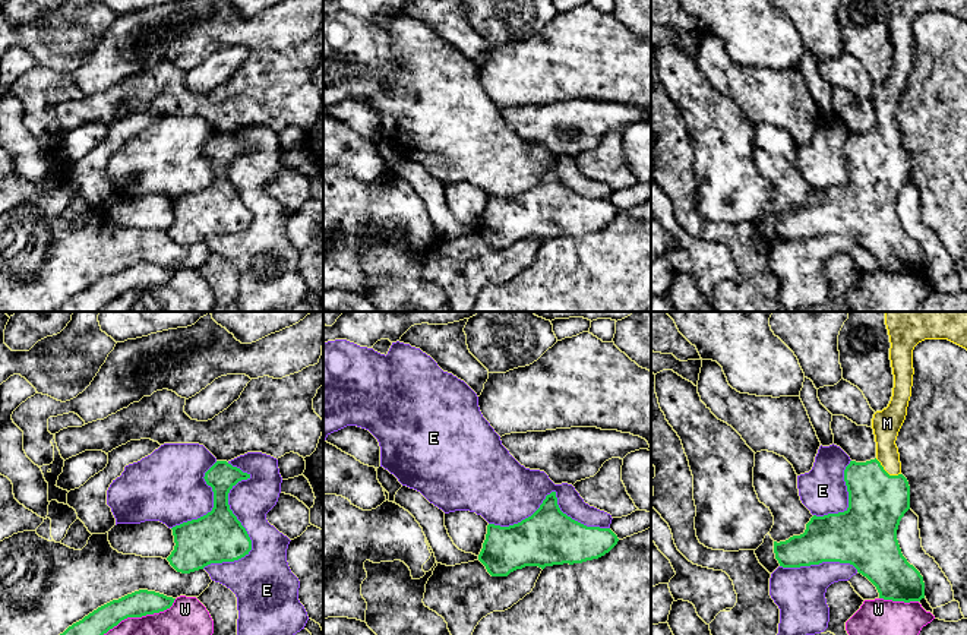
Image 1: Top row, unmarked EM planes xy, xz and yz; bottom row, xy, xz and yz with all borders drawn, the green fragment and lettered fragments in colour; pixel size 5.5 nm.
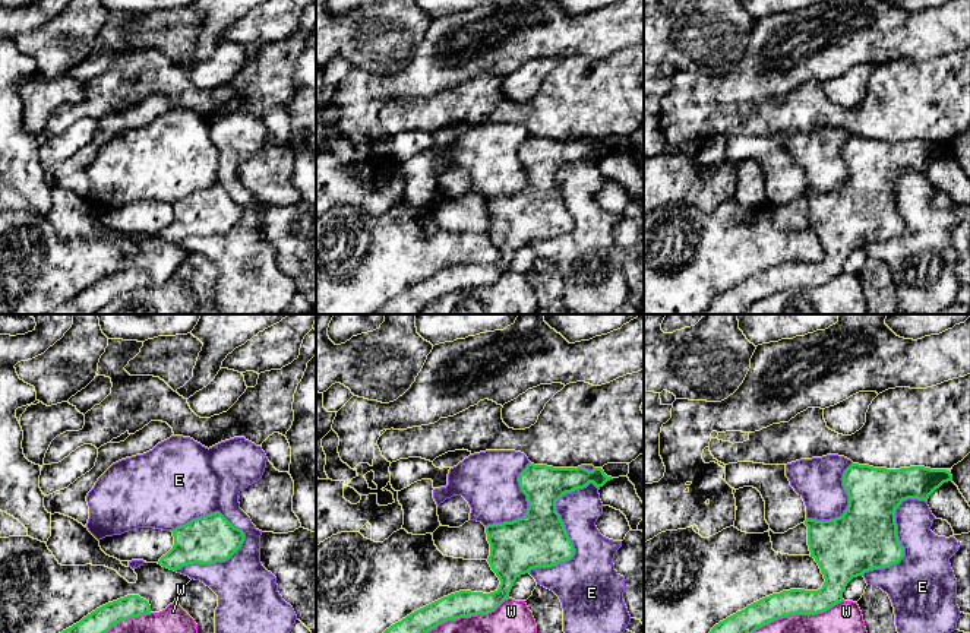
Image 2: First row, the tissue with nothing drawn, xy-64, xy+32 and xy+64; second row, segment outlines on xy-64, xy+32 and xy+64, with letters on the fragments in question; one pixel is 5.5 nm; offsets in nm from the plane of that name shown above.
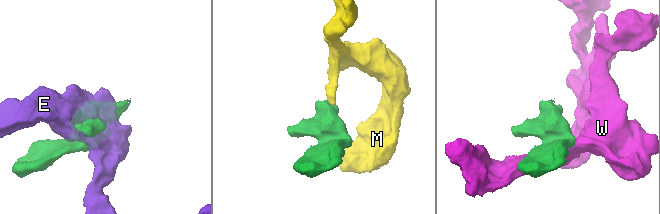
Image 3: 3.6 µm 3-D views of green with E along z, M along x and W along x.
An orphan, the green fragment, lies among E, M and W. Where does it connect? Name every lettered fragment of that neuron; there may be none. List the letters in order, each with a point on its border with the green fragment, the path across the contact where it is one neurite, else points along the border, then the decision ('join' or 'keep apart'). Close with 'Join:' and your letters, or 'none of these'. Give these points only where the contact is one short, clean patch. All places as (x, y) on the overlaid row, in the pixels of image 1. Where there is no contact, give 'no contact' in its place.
E: xy (242, 525) | keep apart
M: yz (885, 471) | across yz (877, 501), (878, 483), (885, 471), (885, 426) | join
W: yz (898, 600) | keep apart
Join: M

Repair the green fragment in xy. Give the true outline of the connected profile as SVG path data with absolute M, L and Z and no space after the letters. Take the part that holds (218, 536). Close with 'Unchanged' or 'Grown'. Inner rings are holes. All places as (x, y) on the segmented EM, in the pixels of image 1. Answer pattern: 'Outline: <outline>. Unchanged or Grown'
Outline: M217 461L205 481L214 492L214 508L206 515L173 527L174 550L167 557L181 574L190 574L211 563L234 562L252 550L252 540L228 505L230 490L250 474L227 461Z. Unchanged

